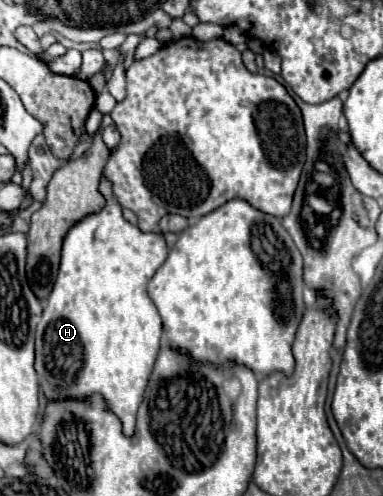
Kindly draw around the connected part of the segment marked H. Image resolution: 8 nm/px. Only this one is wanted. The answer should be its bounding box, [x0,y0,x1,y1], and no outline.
[34,179,168,437]

